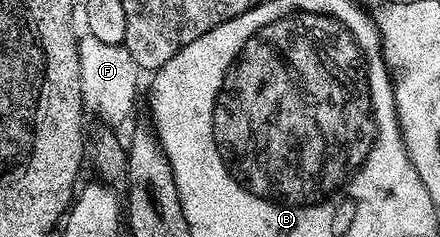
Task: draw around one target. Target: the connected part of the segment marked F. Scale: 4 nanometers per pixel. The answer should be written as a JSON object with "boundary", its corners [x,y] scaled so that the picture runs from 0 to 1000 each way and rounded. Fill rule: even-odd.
{"boundary":[[[191,139],[177,165],[182,211],[182,321],[186,426],[202,460],[220,473],[241,527],[266,532],[284,511],[302,464],[320,291],[277,186],[248,186]]]}

